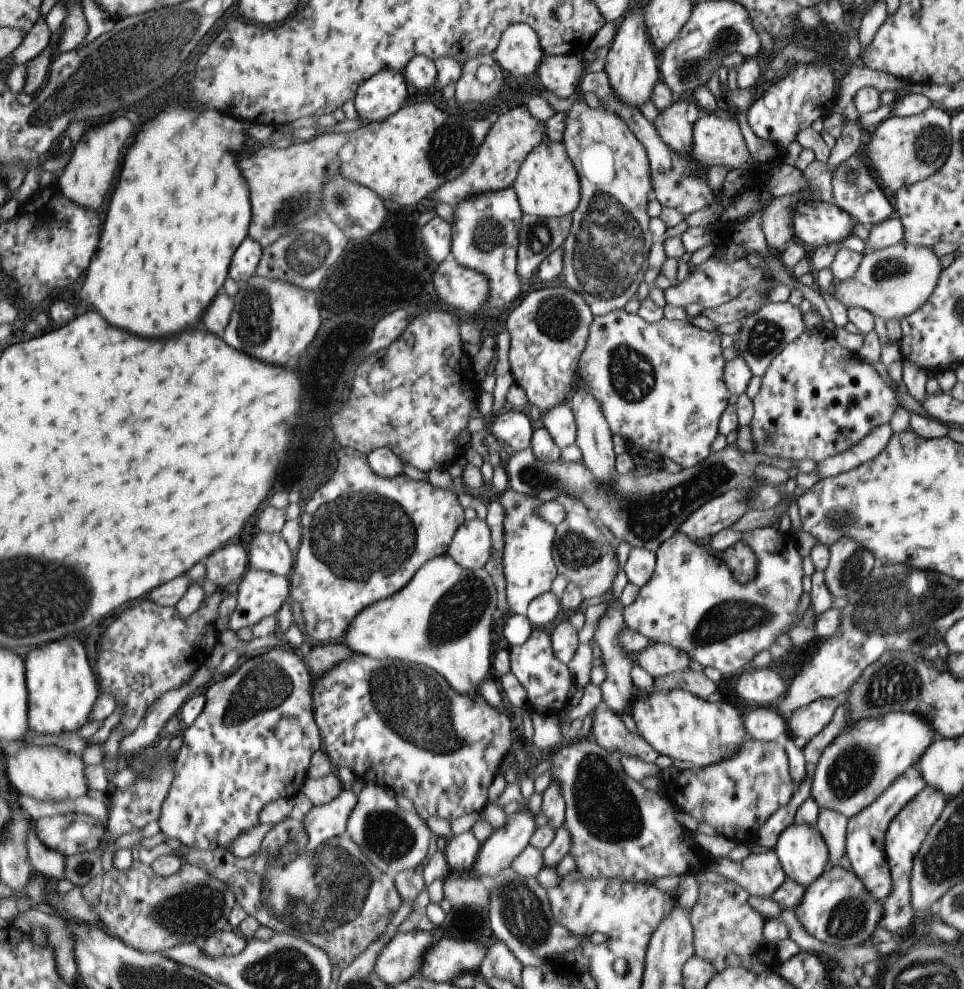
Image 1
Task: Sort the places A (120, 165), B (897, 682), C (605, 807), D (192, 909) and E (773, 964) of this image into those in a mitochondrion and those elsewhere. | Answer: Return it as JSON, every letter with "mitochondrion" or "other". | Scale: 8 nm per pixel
{"A":"other","B":"mitochondrion","C":"mitochondrion","D":"mitochondrion","E":"other"}

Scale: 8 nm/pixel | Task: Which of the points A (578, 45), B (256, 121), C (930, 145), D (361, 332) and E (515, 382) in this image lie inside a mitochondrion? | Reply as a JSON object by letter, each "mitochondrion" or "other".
{"A":"other","B":"other","C":"mitochondrion","D":"other","E":"other"}

